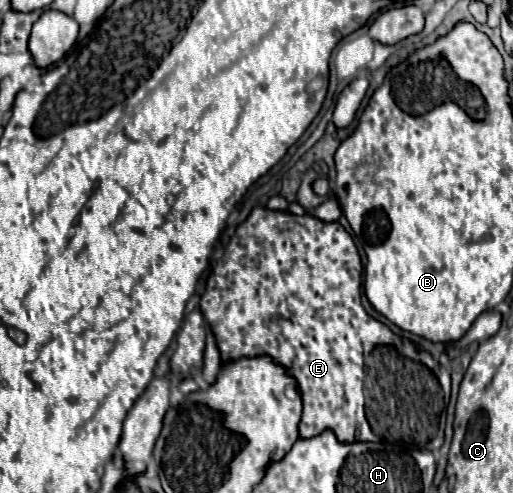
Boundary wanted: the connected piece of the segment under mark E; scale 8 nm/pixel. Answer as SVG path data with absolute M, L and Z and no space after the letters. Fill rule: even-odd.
M255 208L249 218L239 224L235 236L229 240L223 256L217 260L215 268L211 270L209 278L207 278L207 286L205 286L205 292L201 296L201 302L199 302L199 308L201 312L205 314L205 320L209 322L209 330L211 334L215 336L215 342L217 342L217 348L221 352L221 360L223 362L231 362L231 360L239 360L239 358L253 358L253 356L269 356L273 358L273 362L277 362L279 366L285 368L285 372L297 380L297 388L299 388L299 394L303 398L303 420L299 424L299 434L301 438L311 438L311 436L317 436L321 434L323 430L333 430L335 436L339 438L339 442L355 442L355 440L361 440L361 438L377 438L377 434L373 434L373 426L369 426L369 418L365 418L365 358L369 356L369 350L375 346L375 344L393 344L397 346L397 350L411 358L411 360L421 360L425 362L431 370L433 370L433 358L427 354L427 352L421 352L417 350L407 338L403 342L401 336L393 334L389 330L389 326L385 326L383 322L371 318L363 304L361 304L361 256L359 256L359 250L351 238L351 234L337 222L323 222L315 216L309 216L309 214L303 214L303 216L297 216L297 214L291 214L291 212L281 212L281 210L269 210L269 208ZM361 388L361 400L355 400L355 390Z

